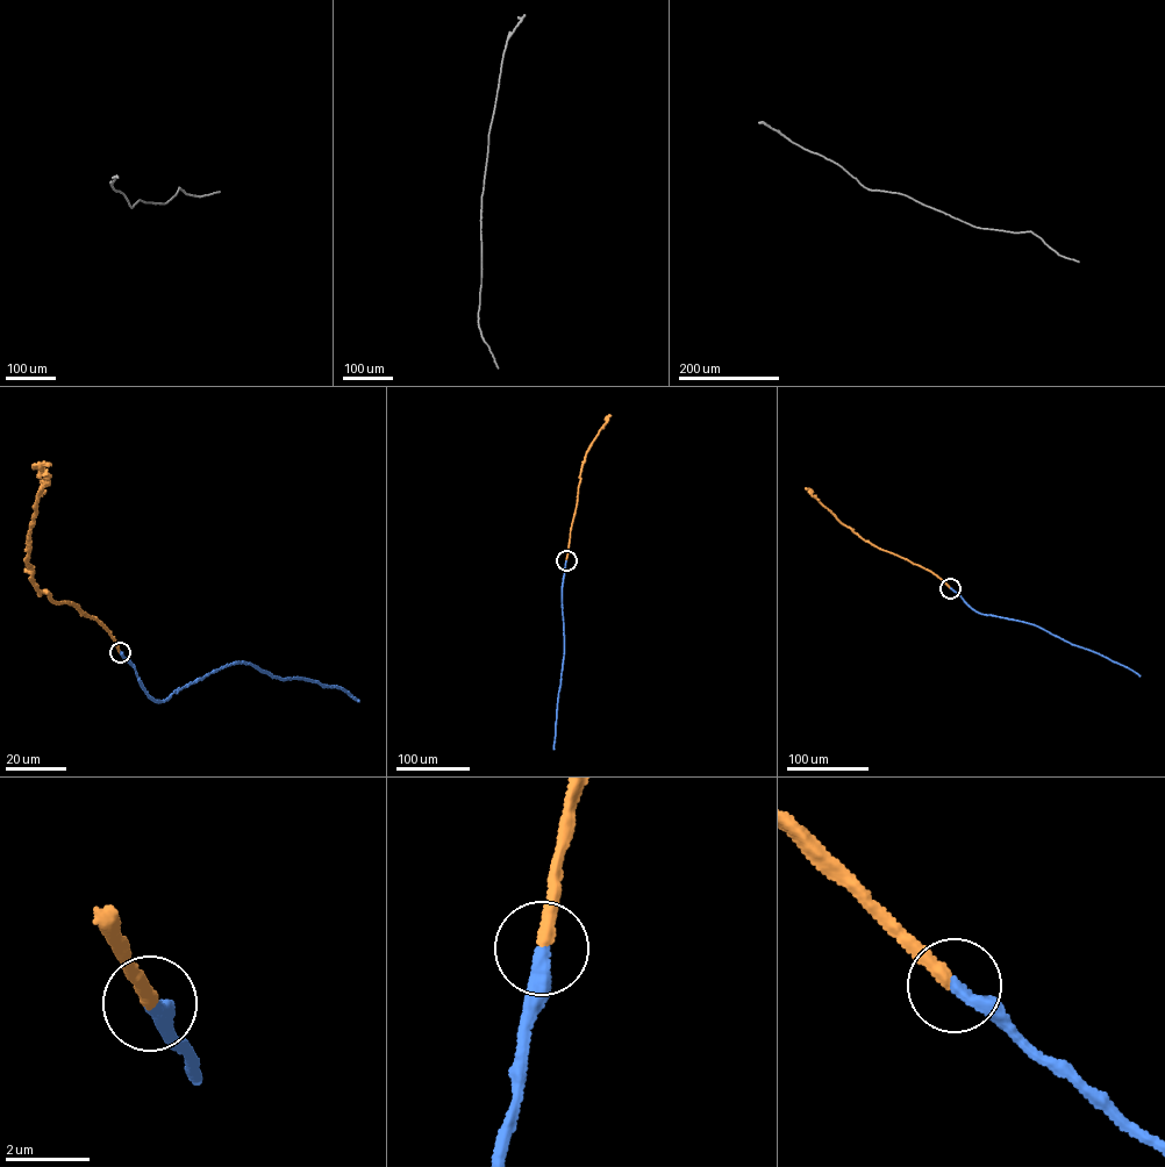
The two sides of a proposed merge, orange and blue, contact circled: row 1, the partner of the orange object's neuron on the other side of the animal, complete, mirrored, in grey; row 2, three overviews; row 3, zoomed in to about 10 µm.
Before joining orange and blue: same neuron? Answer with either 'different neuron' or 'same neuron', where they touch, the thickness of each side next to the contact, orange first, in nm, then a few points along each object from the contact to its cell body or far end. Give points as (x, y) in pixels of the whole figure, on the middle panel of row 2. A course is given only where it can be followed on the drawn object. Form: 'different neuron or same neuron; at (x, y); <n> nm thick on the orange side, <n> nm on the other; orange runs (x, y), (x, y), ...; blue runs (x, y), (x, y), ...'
same neuron; at (566, 560); 340 nm thick on the orange side, 360 nm on the other; orange runs (566, 560), (581, 465), (606, 420); blue runs (566, 560), (562, 591), (564, 652), (554, 749)

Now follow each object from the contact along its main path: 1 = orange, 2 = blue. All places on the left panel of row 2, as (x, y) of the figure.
1: (120, 652), (95, 618), (40, 594), (29, 578), (30, 522), (48, 482), (38, 465), (38, 477)
2: (121, 652), (156, 701), (166, 700), (214, 671), (243, 661), (281, 679), (297, 677), (338, 687), (357, 700)

